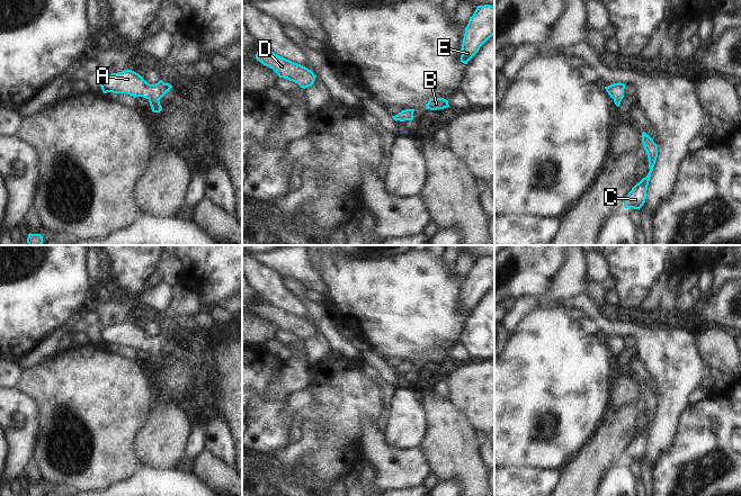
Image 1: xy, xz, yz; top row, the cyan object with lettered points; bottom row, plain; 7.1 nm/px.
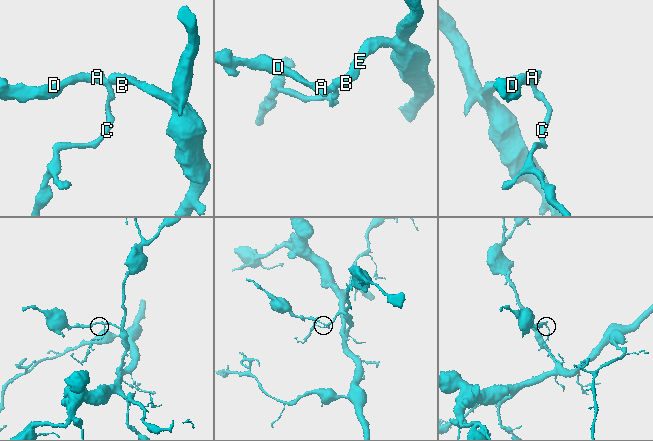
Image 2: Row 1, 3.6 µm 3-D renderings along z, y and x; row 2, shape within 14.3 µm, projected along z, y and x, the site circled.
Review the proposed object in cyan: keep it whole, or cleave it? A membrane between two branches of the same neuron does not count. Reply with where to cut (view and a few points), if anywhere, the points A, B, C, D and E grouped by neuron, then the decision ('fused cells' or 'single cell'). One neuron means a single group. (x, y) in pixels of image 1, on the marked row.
no cut | A B C D E | single cell

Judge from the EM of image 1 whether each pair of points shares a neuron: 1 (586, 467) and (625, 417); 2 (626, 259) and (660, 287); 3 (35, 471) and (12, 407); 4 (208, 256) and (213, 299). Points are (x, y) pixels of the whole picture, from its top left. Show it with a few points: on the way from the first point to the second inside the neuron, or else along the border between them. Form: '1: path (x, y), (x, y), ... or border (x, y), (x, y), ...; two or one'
1: path (598, 454), (621, 430); one
2: border (671, 272), (664, 272), (653, 283), (640, 305); two
3: border (34, 459), (18, 478); two
4: path (213, 267), (213, 289); one

